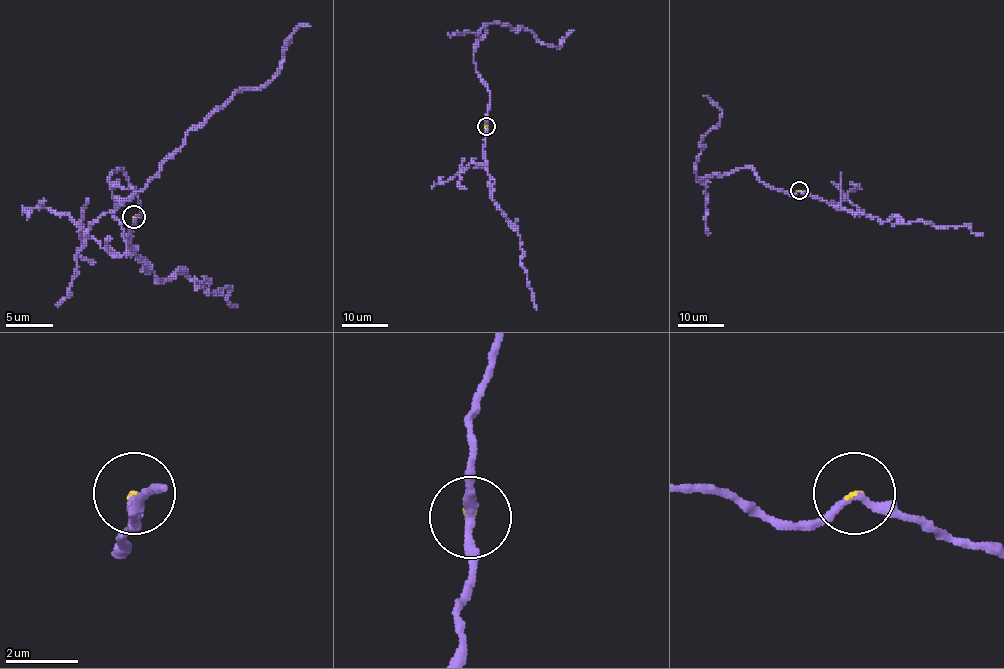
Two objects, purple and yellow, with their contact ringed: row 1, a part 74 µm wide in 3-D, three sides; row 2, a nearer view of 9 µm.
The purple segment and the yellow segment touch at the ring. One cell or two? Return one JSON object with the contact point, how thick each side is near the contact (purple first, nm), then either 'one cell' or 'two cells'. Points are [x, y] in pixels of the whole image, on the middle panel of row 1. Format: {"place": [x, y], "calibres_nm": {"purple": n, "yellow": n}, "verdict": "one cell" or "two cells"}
{"place": [486, 126], "calibres_nm": {"purple": 200, "yellow": 70}, "verdict": "two cells"}

